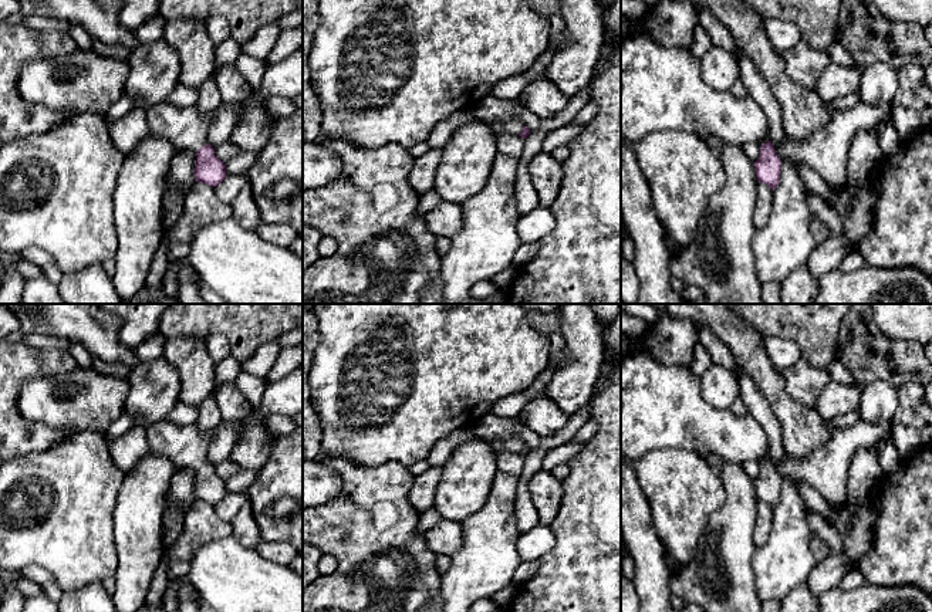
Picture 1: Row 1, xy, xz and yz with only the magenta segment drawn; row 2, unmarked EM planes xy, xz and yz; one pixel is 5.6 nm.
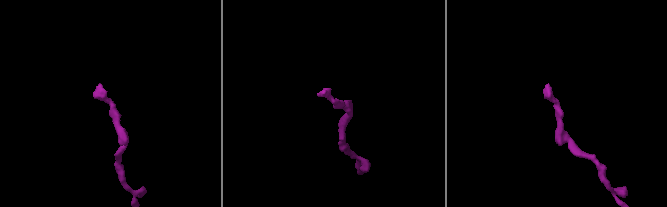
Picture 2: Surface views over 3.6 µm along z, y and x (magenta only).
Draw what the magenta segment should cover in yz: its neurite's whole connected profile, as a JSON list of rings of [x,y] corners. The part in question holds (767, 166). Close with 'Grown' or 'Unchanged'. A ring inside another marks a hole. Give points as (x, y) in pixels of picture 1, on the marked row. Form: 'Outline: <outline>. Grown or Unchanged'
Outline: [[[646,33],[621,38],[621,136],[627,142],[636,143],[661,131],[686,131],[702,139],[716,136],[730,145],[757,142],[762,145],[753,163],[757,182],[774,190],[780,183],[781,160],[767,135],[769,129],[759,102],[712,88],[702,78],[700,60],[690,50],[661,45]]]. Grown

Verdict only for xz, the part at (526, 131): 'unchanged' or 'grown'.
grown

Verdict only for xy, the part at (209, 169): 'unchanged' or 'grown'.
grown

